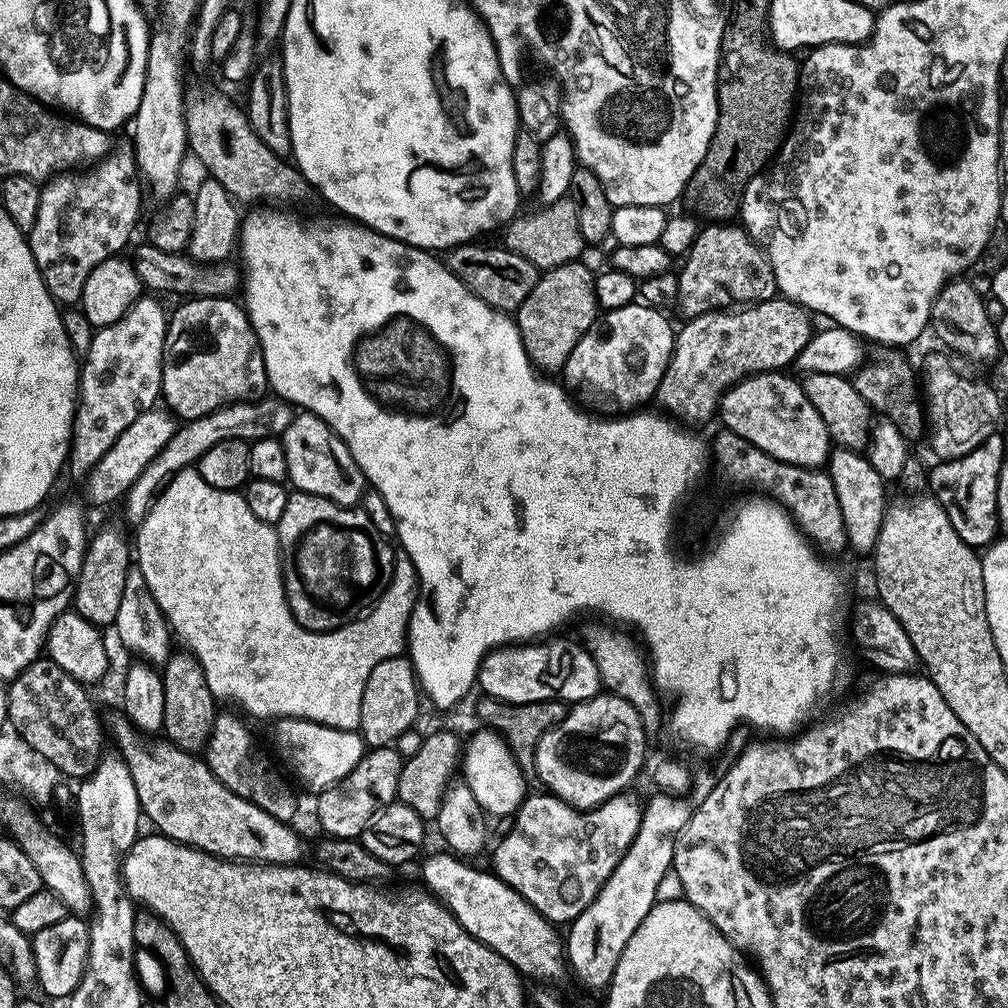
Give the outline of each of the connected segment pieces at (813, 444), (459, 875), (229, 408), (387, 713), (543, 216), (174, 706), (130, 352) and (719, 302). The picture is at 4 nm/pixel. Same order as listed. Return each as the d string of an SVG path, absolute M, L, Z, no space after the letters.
M780 370L757 372L733 384L720 400L719 419L724 419L723 427L727 431L736 432L782 462L803 468L827 465L830 437L826 422L822 422L818 410L810 406L803 383L784 375L788 374Z
M447 850L426 856L420 868L423 887L451 910L466 934L506 958L521 977L533 976L536 982L548 982L544 980L560 980L564 972L566 976L566 944L561 933L560 936L556 933L559 932L557 925L530 906L522 894L502 882L495 871L483 872L472 865L475 863L465 862Z
M257 398L242 400L239 404L227 404L202 418L194 418L181 423L170 438L170 442L158 454L158 458L154 458L154 462L150 462L150 466L146 466L146 470L142 470L138 482L134 482L134 486L130 486L127 496L122 501L122 507L124 507L124 512L128 515L132 526L138 526L143 522L144 515L152 508L153 500L156 499L164 485L182 469L195 465L196 461L202 458L202 454L206 454L206 450L210 450L210 446L218 446L218 442L227 440L251 442L267 436L283 437L294 415L293 405L289 404L287 400L279 398L268 399Z
M405 655L395 656L394 658L386 658L383 662L378 662L377 666L374 666L374 669L370 670L370 675L366 680L365 689L362 692L362 705L361 705L361 713L359 714L359 732L364 739L365 745L367 747L373 748L384 748L397 743L399 736L411 730L415 727L416 720L418 718L418 714L420 712L420 700L422 704L422 698L419 691L419 681L416 679L416 673L413 670L412 661L406 657Z
M565 198L537 209L537 212L525 211L523 214L517 214L508 221L502 232L503 247L526 258L526 262L530 262L537 270L547 270L554 266L562 266L571 260L580 260L580 251L585 251L586 245L582 238L582 230L578 230L578 210L575 202Z
M176 650L162 666L162 675L164 677L163 735L168 743L177 744L182 750L193 754L199 753L207 745L218 715L218 701L214 694L210 694L210 686L206 686L206 674L191 652Z
M152 294L141 295L118 322L93 331L89 352L83 357L80 368L72 446L66 461L67 471L77 472L80 478L87 477L134 418L153 411L161 399L162 358L169 313L166 308L164 312L156 299Z
M708 222L701 227L694 246L683 257L684 265L678 268L678 294L675 307L680 308L681 317L691 318L707 312L728 310L733 306L757 304L763 300L771 300L778 289L774 270L766 258L766 254L752 240L751 234L736 222Z

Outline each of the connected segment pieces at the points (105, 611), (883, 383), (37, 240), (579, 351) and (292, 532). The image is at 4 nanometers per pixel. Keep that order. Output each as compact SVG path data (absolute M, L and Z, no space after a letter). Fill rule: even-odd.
M104 528L100 533L93 535L88 542L88 549L84 551L84 561L80 577L76 583L76 595L74 597L74 610L82 614L91 624L97 626L115 625L118 618L118 605L122 602L122 589L126 587L126 574L134 564L134 552L130 547L130 540L124 537L120 528Z
M888 350L884 360L877 364L869 363L856 369L851 377L852 385L862 394L862 398L868 403L869 409L873 413L879 414L883 419L890 421L904 439L915 442L923 437L926 432L926 408L922 403L922 388L918 383L918 372L912 369L912 364L904 356L899 356L899 351ZM869 367L869 368L868 368Z
M119 146L113 147L103 160L91 165L87 170L65 170L59 174L53 175L51 179L41 187L40 201L38 202L38 218L34 218L34 226L26 235L28 237L30 250L34 254L34 262L42 274L42 282L50 295L56 299L57 305L79 305L82 286L86 286L86 278L90 278L90 270L94 270L94 266L106 262L111 256L120 256L121 253L123 253L123 248L127 246L128 239L131 238L132 231L135 230L136 223L140 220L140 192L142 196L142 184L138 179L136 170L136 154L132 151L131 147L128 146L124 146L124 148L119 148Z
M633 302L621 308L607 309L596 323L586 330L582 342L574 346L570 358L562 369L562 383L574 397L575 403L593 414L631 414L643 409L647 400L656 395L662 374L672 357L674 328L668 325L665 313L643 302Z
M293 491L286 502L286 511L282 513L282 518L274 527L276 536L280 540L280 559L284 562L284 593L294 618L307 632L332 632L335 628L346 626L351 620L359 620L375 604L377 598L383 594L386 586L392 581L392 571L396 568L396 552L388 545L391 544L389 537L378 534L378 530L374 530L374 522L370 522L363 507L336 504L333 500L327 500L318 494Z

